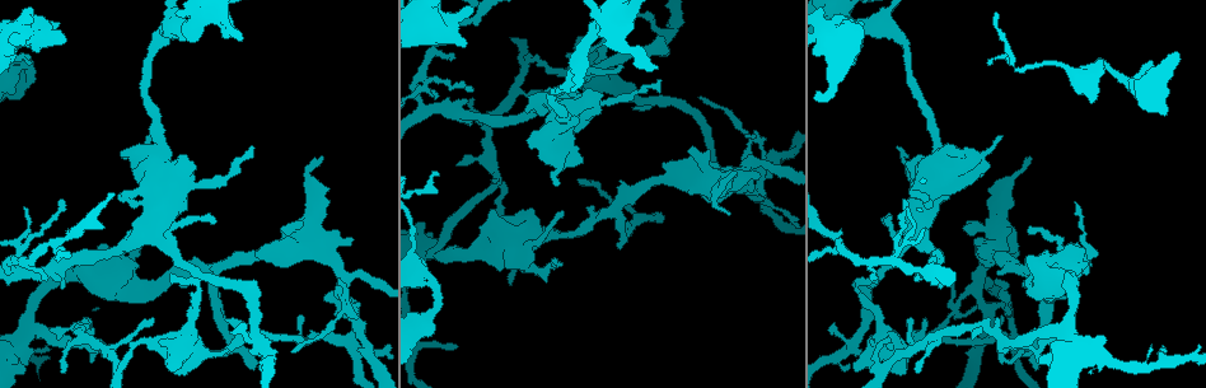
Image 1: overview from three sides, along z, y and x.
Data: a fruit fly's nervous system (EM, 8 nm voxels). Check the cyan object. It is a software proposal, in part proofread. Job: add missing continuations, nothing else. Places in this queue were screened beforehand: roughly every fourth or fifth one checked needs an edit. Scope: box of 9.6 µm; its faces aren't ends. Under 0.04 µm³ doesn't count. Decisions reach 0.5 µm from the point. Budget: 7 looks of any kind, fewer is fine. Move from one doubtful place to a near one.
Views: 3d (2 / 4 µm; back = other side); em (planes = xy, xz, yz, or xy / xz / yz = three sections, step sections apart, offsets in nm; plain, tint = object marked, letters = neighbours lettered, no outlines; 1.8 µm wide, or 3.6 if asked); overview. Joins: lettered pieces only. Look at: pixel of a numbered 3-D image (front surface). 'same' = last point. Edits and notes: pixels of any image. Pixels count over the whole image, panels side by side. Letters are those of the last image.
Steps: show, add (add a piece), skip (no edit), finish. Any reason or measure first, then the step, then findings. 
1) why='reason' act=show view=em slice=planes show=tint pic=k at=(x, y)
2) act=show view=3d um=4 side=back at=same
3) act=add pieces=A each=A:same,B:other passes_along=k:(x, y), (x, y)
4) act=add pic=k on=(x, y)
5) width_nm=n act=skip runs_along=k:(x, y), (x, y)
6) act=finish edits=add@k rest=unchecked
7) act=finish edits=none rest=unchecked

why='free end' act=show view=em slice=planes show=letters pic=1 at=(857, 372)

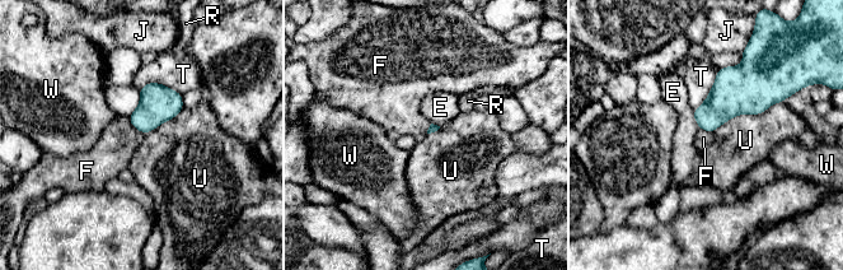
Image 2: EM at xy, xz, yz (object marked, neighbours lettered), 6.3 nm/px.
longest_contact=U:500nm act=skip each=E:other,F:other,J:other,R:other,T:other,U:other,W:other border=2:(783, 101), (735, 115), (712, 133) found='none of them fits'

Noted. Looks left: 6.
act=show view=em slice=xz step=16 show=tint pic=1 at=(701, 98)

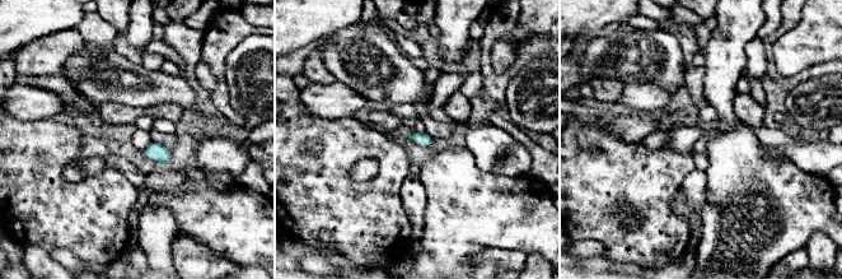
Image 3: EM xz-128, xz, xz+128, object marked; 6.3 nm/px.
why='another direction' act=show view=em slice=planes show=letters at=same

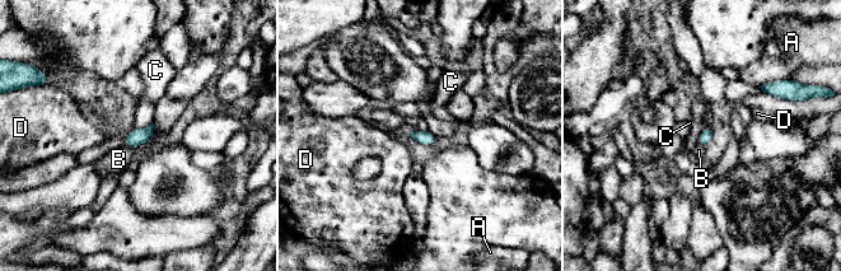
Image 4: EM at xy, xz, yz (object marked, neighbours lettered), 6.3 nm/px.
longest_contact=A:110nm act=skip each=A:other,B:other,C:other,D:other found='none of them fits'

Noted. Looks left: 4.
why='three arms meet' act=show view=3d um=4 pic=1 at=(422, 109)

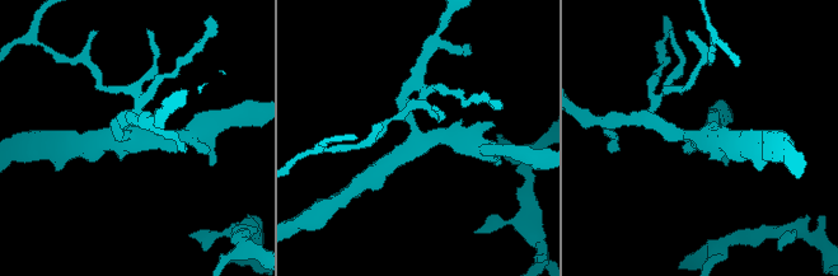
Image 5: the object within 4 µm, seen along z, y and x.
arms=3 arm_widths_nm=180,240,280 why='shape alone is not enough' act=show view=em slice=planes show=tint pic=5 at=(702, 138)

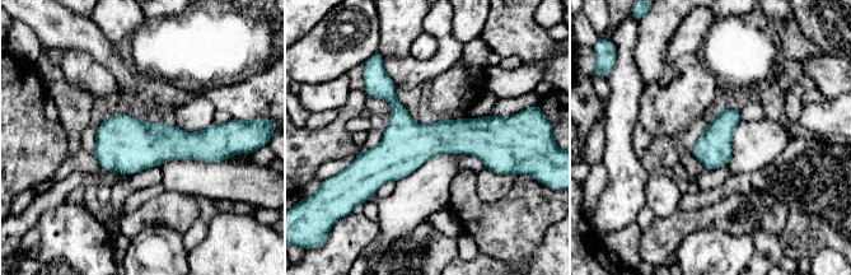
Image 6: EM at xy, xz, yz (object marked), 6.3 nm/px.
why='what lies round it' act=show view=em slice=planes show=letters at=same

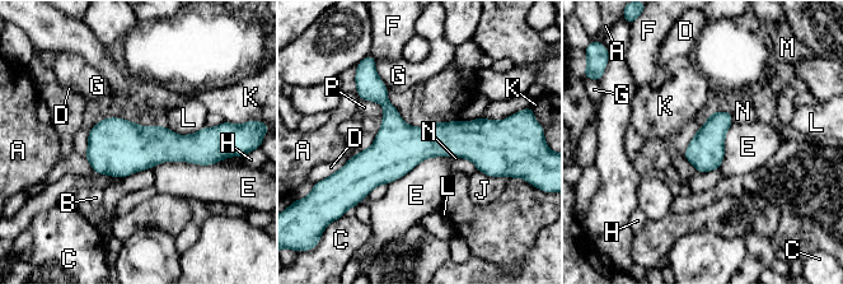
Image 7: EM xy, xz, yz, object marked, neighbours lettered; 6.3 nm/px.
act=skip each=A:other,B:other,C:other,D:other,E:other,F:other,G:other,H:other,J:other,K:other,L:other,M:other,N:other,P:other runs_along=7:(496, 136), (404, 145), (349, 170) found='no lettered piece goes on from it'

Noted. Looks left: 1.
act=finish edits=none rest=unchecked

